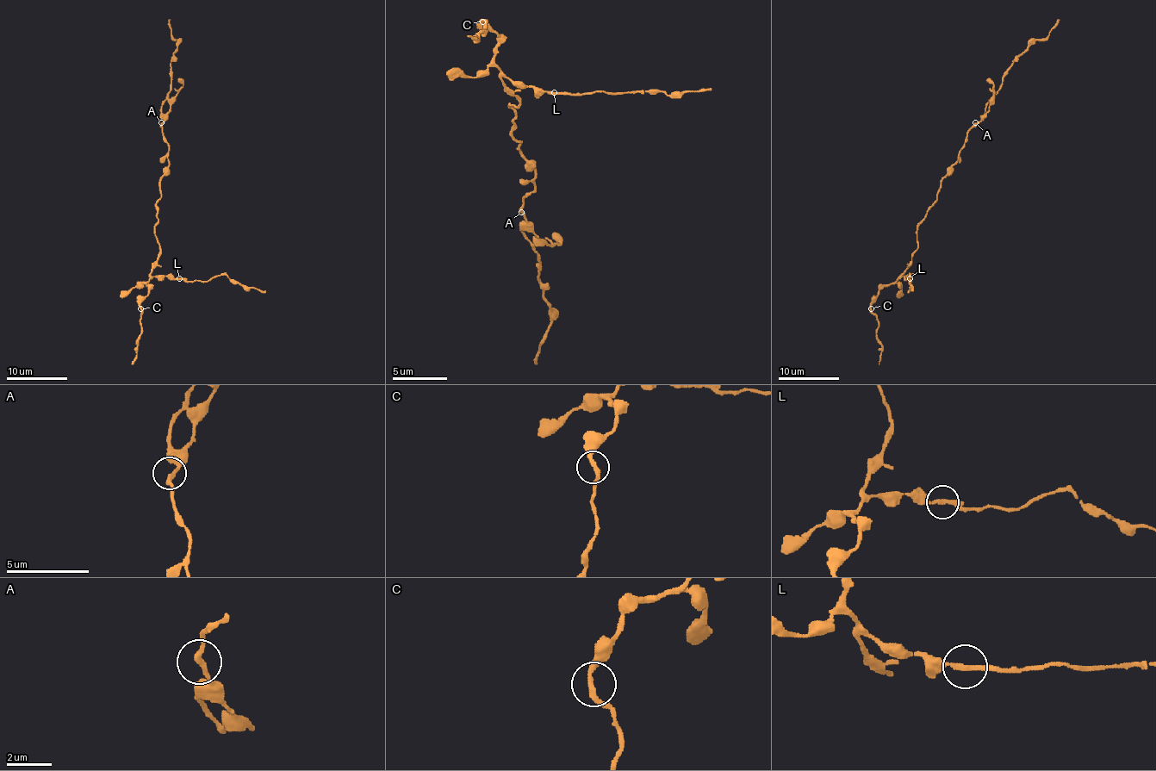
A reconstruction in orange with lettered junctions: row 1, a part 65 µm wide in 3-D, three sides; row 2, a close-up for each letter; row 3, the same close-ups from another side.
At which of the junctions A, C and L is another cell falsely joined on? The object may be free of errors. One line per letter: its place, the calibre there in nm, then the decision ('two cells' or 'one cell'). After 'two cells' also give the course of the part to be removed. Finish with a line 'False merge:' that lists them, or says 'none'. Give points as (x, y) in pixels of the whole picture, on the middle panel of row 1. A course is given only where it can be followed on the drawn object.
A: place (521, 212); calibre 240 nm; one cell
C: place (482, 21); calibre 240 nm; one cell
L: place (554, 92); calibre 240 nm; one cell
False merge: none

